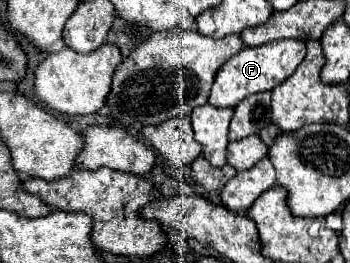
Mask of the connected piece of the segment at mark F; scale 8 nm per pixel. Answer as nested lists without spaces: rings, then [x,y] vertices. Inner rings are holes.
[[[290,38],[256,48],[244,48],[238,54],[234,54],[226,64],[222,64],[222,68],[216,72],[208,102],[214,106],[234,108],[242,98],[250,94],[272,90],[274,86],[278,86],[280,82],[284,82],[288,76],[294,74],[296,66],[304,60],[304,56],[306,56],[304,40],[290,40]]]

